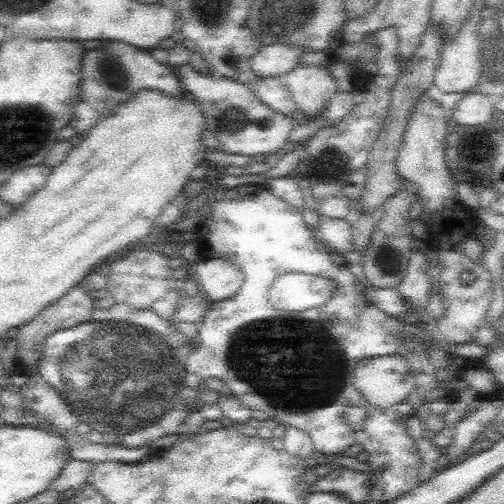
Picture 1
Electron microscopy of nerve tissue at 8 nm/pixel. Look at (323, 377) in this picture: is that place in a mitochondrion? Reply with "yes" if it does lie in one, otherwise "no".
yes

